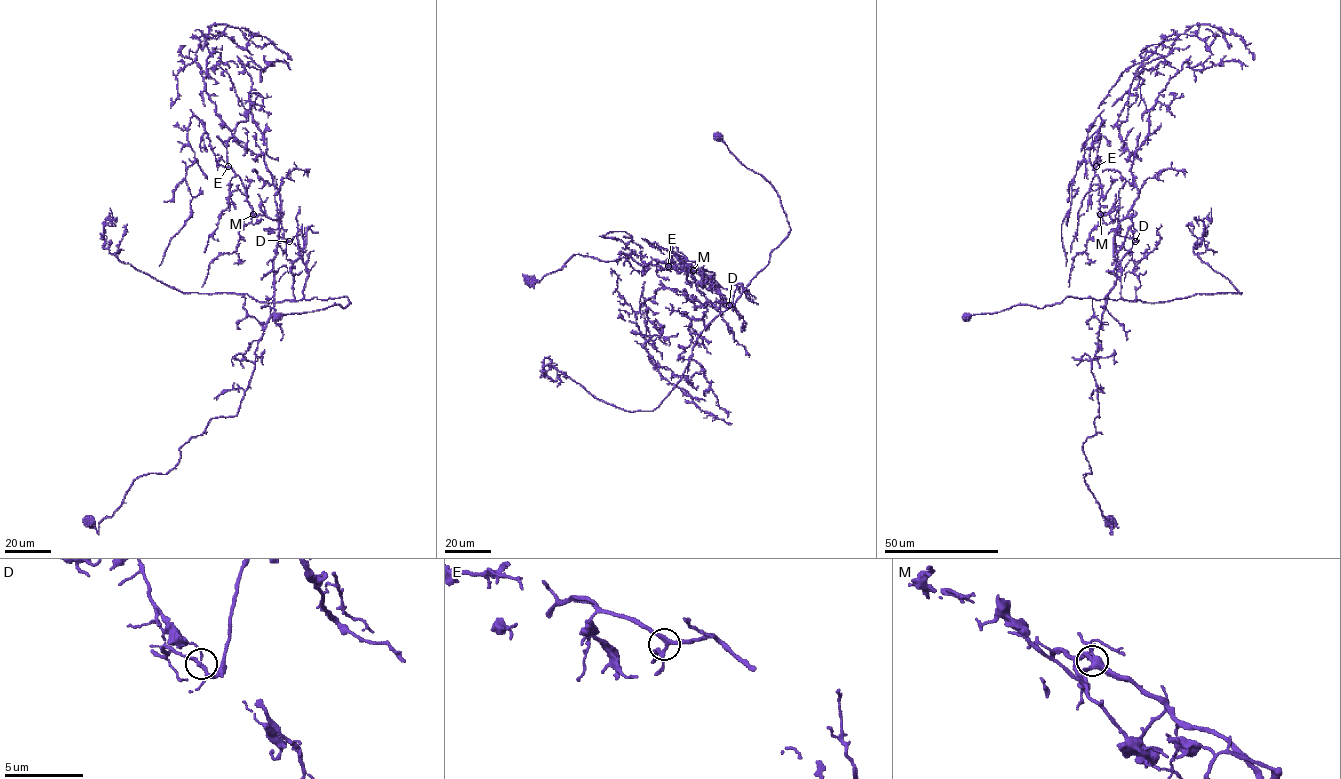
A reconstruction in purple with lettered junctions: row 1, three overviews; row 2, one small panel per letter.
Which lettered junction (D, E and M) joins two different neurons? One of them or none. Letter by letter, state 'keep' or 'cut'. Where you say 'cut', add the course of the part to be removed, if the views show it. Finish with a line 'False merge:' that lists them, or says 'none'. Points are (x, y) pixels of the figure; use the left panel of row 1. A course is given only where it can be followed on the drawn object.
D: cut | (289, 241), (298, 231), (307, 271), (301, 300), (260, 302), (247, 294), (183, 293), (104, 247), (110, 207)
E: keep
M: keep
False merge: D

